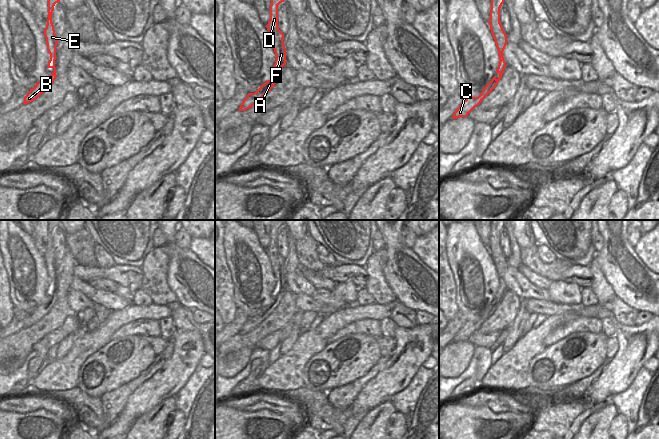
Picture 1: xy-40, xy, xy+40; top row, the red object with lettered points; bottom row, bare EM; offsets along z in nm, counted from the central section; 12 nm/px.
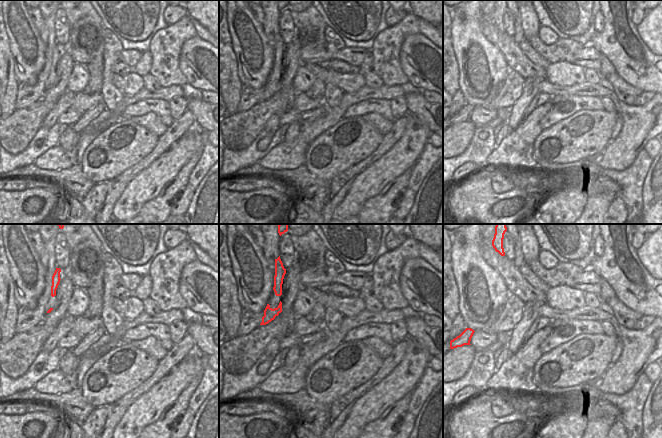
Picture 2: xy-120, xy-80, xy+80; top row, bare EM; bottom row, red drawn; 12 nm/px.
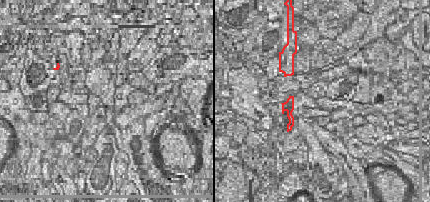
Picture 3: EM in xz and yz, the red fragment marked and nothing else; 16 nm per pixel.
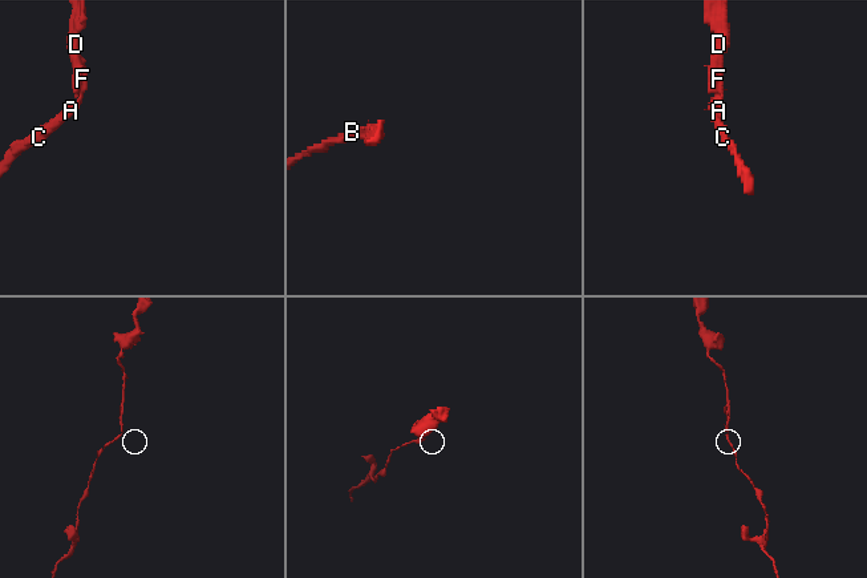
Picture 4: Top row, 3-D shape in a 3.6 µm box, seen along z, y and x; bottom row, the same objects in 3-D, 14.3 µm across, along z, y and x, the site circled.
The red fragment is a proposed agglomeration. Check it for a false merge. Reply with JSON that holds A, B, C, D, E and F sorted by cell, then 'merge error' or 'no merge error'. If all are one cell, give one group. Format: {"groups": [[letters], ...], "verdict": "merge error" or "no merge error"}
{"groups": [["A", "B", "C", "D", "E", "F"]], "verdict": "no merge error"}

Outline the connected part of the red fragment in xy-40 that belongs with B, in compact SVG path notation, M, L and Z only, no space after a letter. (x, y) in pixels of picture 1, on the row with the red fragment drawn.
M48 0L48 19L47 19L46 28L44 30L47 50L50 54L50 60L48 62L47 68L53 68L54 71L52 72L49 80L46 81L41 80L37 82L34 88L30 89L30 91L24 97L23 104L28 104L36 100L41 94L47 91L47 89L56 79L57 75L56 75L55 60L56 60L56 46L58 44L58 38L55 34L54 25L52 23L52 13L54 11L55 4L58 2L60 2L60 0Z

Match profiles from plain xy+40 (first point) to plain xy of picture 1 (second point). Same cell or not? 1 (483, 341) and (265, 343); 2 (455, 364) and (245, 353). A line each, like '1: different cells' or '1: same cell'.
1: same cell
2: same cell

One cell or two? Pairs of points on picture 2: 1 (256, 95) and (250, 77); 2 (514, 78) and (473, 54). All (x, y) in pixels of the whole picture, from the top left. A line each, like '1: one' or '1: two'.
1: two
2: two

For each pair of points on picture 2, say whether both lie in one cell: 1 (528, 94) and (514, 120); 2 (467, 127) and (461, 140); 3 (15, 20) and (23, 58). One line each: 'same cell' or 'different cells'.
1: same cell
2: same cell
3: same cell

